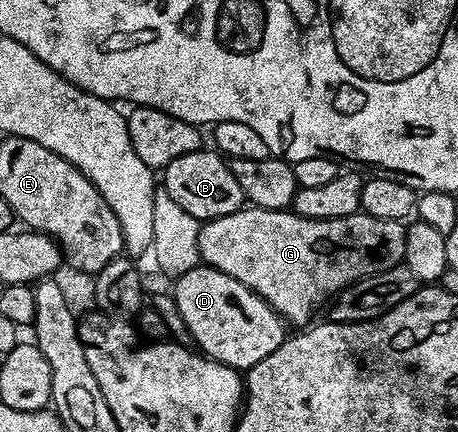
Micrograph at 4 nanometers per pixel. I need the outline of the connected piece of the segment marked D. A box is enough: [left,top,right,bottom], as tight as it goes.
[172,264,288,372]

